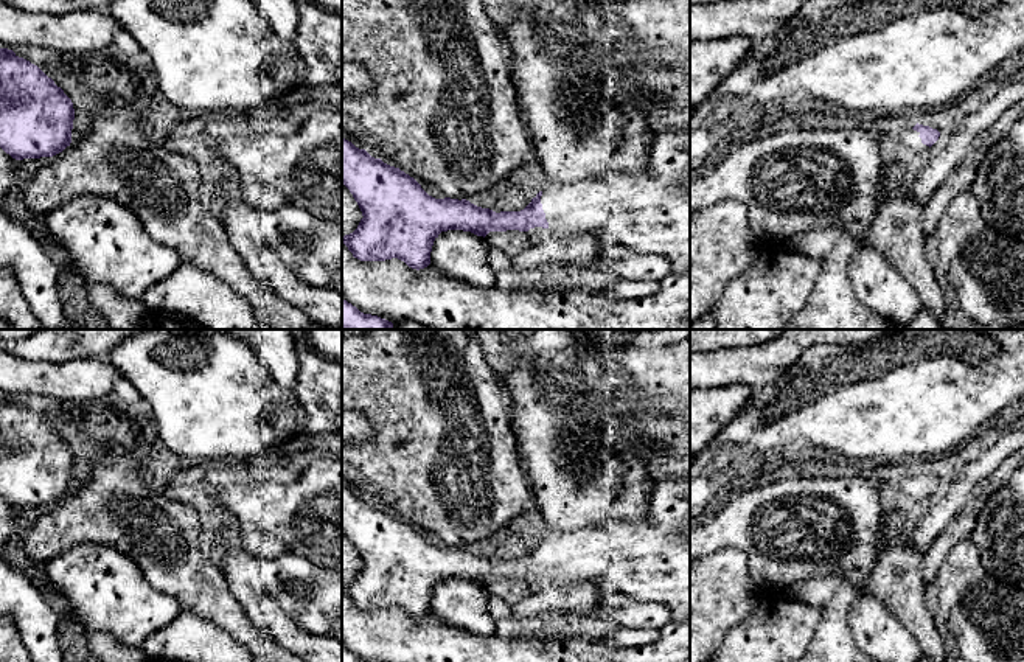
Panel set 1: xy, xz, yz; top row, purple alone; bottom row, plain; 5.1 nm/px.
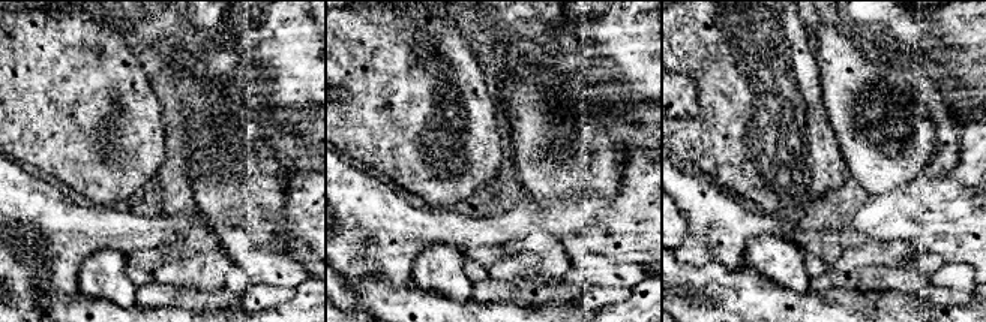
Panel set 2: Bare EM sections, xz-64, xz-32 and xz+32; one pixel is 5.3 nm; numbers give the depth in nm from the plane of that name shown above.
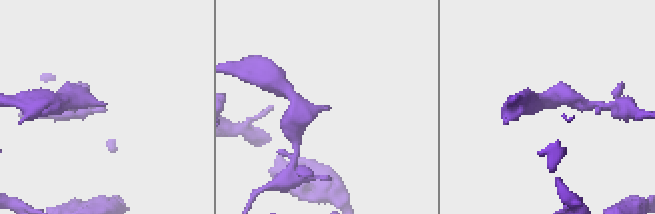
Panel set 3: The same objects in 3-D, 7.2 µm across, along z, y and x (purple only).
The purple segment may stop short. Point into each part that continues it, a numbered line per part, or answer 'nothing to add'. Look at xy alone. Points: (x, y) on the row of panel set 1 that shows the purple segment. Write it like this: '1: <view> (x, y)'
nothing to add

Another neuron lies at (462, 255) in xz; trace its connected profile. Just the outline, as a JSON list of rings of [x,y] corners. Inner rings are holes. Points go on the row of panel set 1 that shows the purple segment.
[[[448,230],[435,238],[430,264],[452,280],[489,289],[494,286],[496,278],[488,263],[488,250],[483,236],[463,230]]]

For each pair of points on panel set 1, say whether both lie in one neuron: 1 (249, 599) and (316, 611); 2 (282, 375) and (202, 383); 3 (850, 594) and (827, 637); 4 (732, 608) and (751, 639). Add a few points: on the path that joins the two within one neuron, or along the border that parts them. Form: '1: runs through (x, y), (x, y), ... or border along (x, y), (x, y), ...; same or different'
1: border along (258, 575), (260, 585), (306, 630); different
2: border along (252, 347), (271, 375), (282, 386), (291, 389); different
3: runs through (841, 605), (833, 627); same
4: border along (759, 589), (755, 605), (726, 633), (720, 645); different

